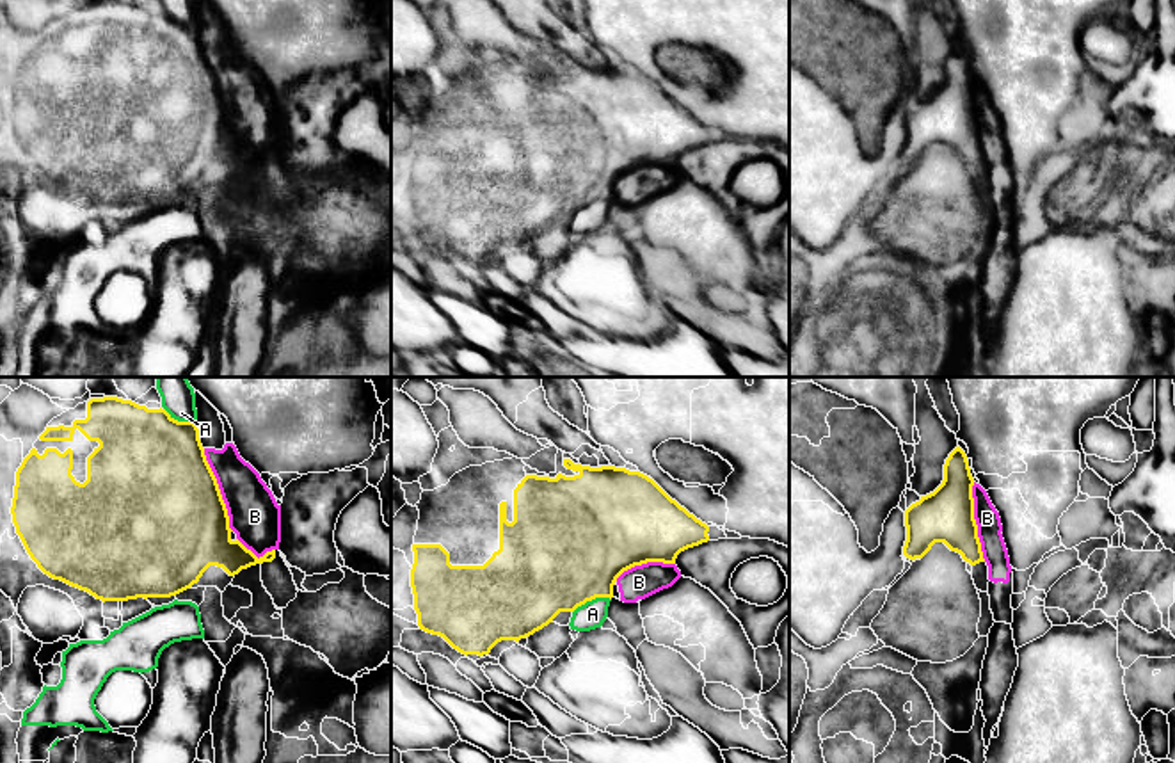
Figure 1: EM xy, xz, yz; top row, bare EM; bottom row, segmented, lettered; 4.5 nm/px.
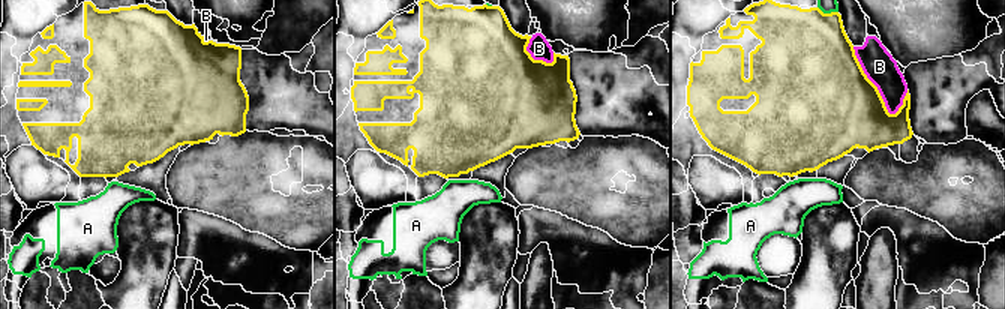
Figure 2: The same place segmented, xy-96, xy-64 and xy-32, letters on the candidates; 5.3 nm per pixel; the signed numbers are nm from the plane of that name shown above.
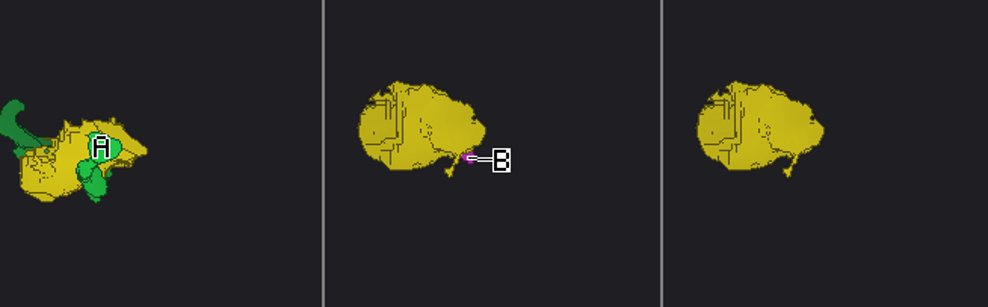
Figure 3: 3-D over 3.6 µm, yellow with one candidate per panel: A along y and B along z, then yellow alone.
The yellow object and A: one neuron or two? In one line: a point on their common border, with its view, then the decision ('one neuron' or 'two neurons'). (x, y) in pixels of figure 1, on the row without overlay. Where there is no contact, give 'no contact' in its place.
xz (591, 201) | two neurons

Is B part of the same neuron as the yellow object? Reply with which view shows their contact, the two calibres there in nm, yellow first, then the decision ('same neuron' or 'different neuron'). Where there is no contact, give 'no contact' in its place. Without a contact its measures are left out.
meets yellow in xy; 500 nm thick on the yellow side, 240 nm on the other; different neuron

